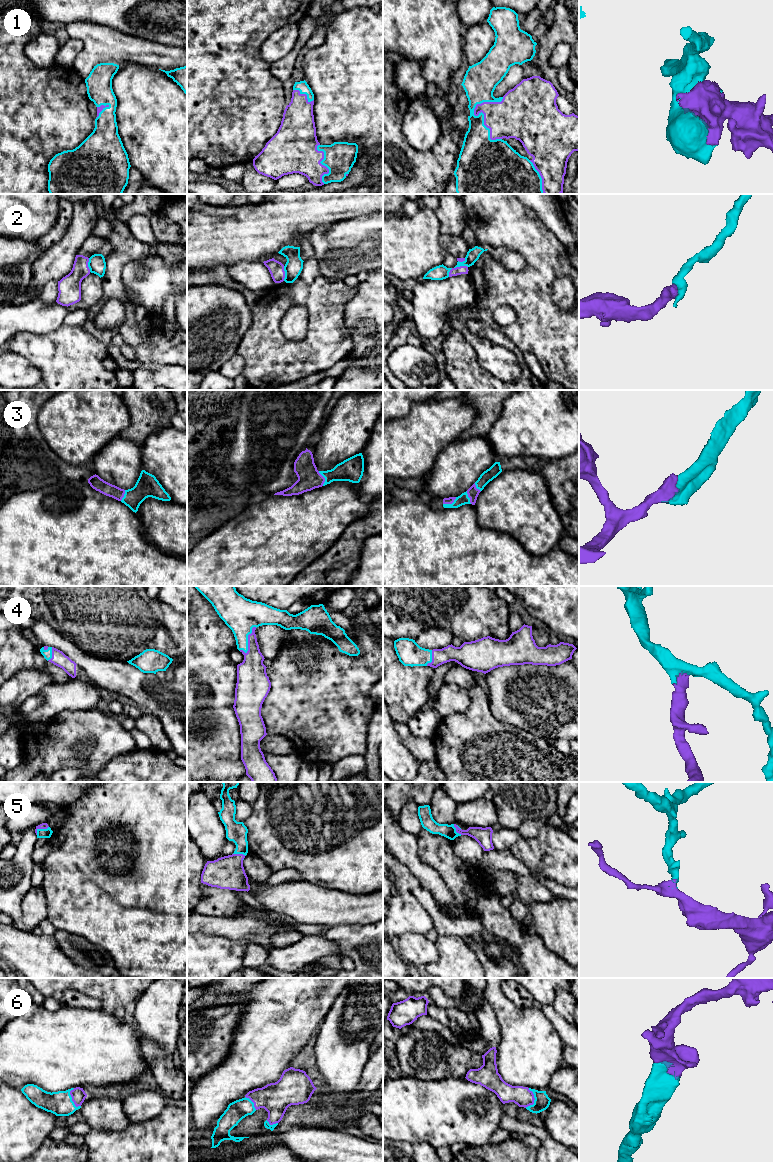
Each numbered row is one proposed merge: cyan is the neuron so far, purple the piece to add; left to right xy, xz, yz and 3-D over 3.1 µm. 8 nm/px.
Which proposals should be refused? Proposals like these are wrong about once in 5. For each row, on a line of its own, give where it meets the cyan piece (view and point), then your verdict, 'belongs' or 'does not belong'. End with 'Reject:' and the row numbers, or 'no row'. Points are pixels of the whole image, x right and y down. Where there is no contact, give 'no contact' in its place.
1: meets cyan in yz at (483, 122); belongs
2: meets cyan in xz at (285, 273); does not belong
3: meets cyan in yz at (450, 504); belongs
4: meets cyan in xz at (247, 642); belongs
5: meets cyan in xy at (40, 829); belongs
6: meets cyan in yz at (534, 1100); belongs
Reject: 2

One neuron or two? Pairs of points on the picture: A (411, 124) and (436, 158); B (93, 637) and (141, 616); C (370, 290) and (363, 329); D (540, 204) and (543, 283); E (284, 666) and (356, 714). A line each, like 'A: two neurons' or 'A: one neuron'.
A: two neurons
B: one neuron
C: one neuron
D: two neurons
E: one neuron

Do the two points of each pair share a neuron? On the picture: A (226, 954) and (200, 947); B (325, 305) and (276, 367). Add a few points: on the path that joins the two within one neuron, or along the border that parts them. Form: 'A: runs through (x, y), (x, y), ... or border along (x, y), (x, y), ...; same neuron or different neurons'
A: runs through (220, 954), (206, 953); same neuron
B: runs through (325, 323), (325, 327), (294, 358); same neuron

